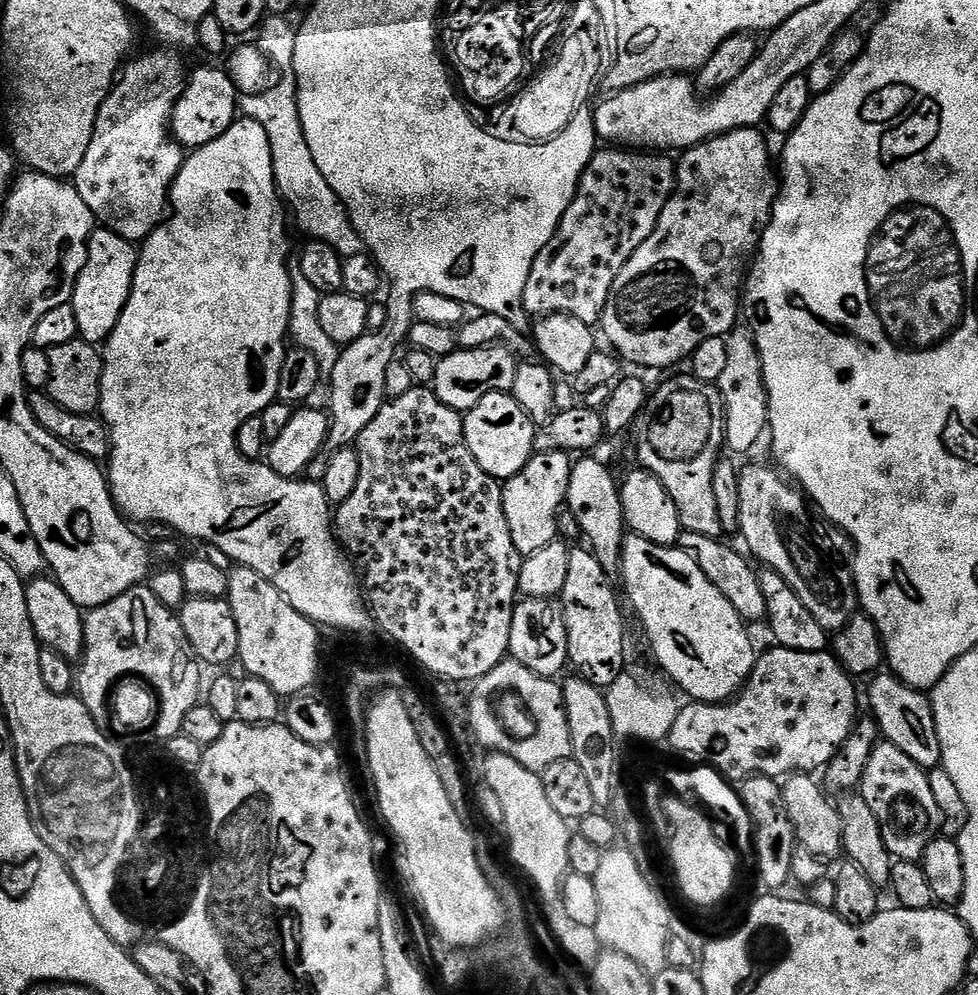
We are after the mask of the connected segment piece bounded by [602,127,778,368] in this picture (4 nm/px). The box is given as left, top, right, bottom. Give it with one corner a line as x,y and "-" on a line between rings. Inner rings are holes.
759,127
739,128
722,133
721,136
711,136
709,140
703,140
701,144
694,145
693,148
687,149
684,156
675,165
676,182
669,196
650,238
634,250
630,262
622,266
618,278
614,278
614,286
610,290
610,298
606,302
606,310
602,321
604,336
609,340
611,351
615,353
621,361
629,360
632,364
641,364
644,368
672,368
675,364
680,364
691,357
694,350
706,338
715,336
727,337
733,328
737,327
738,321
742,316
742,289
746,283
746,277
750,271
750,265
760,247
760,240
764,232
768,229
768,224
772,220
772,206
776,202
778,195
778,176
772,173
772,160
768,157
768,144
764,141
764,136
760,133

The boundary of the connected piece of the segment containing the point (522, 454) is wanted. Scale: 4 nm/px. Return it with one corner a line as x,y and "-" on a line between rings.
506,392
486,394
482,402
475,404
464,416
464,437
470,454
496,480
510,479
534,455
534,438
538,428
526,410
522,408
515,395

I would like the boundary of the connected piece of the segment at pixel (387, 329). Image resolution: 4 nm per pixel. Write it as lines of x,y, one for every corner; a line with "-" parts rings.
389,322
382,326
382,330
371,334
365,334
362,338
358,338
353,344
347,345
341,351
330,375
332,381
332,412
330,411
330,423
328,426
328,443
329,449
347,448
355,445
356,439
362,434
362,430
366,430
366,426
370,426
370,422
374,422
374,414
378,414
378,410
384,405
386,390
386,366
390,366
392,360
397,359
398,352
396,347
399,346
400,340
405,339
405,325

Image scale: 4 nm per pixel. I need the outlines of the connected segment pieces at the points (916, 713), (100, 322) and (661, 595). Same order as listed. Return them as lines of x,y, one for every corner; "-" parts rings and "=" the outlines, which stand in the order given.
876,674
871,677
872,685
868,688
868,704
872,707
870,713
879,735
887,743
898,746
910,762
918,762
925,770
941,767
942,746
938,742
938,726
934,722
934,710
931,699
921,689
903,684
897,676
891,674
=
97,227
88,237
86,266
82,266
82,274
78,274
70,301
78,317
79,339
87,344
103,345
114,326
118,326
118,318
122,318
122,310
126,310
134,286
137,259
137,245
114,234
109,228
=
635,534
624,537
619,575
624,576
622,592
632,603
648,640
652,643
652,652
660,663
660,668
681,688
689,692
693,701
701,704
722,704
739,693
744,687
752,667
756,665
758,649
748,637
745,621
741,620
738,610
718,594
718,586
698,570
698,562
679,546
655,544

